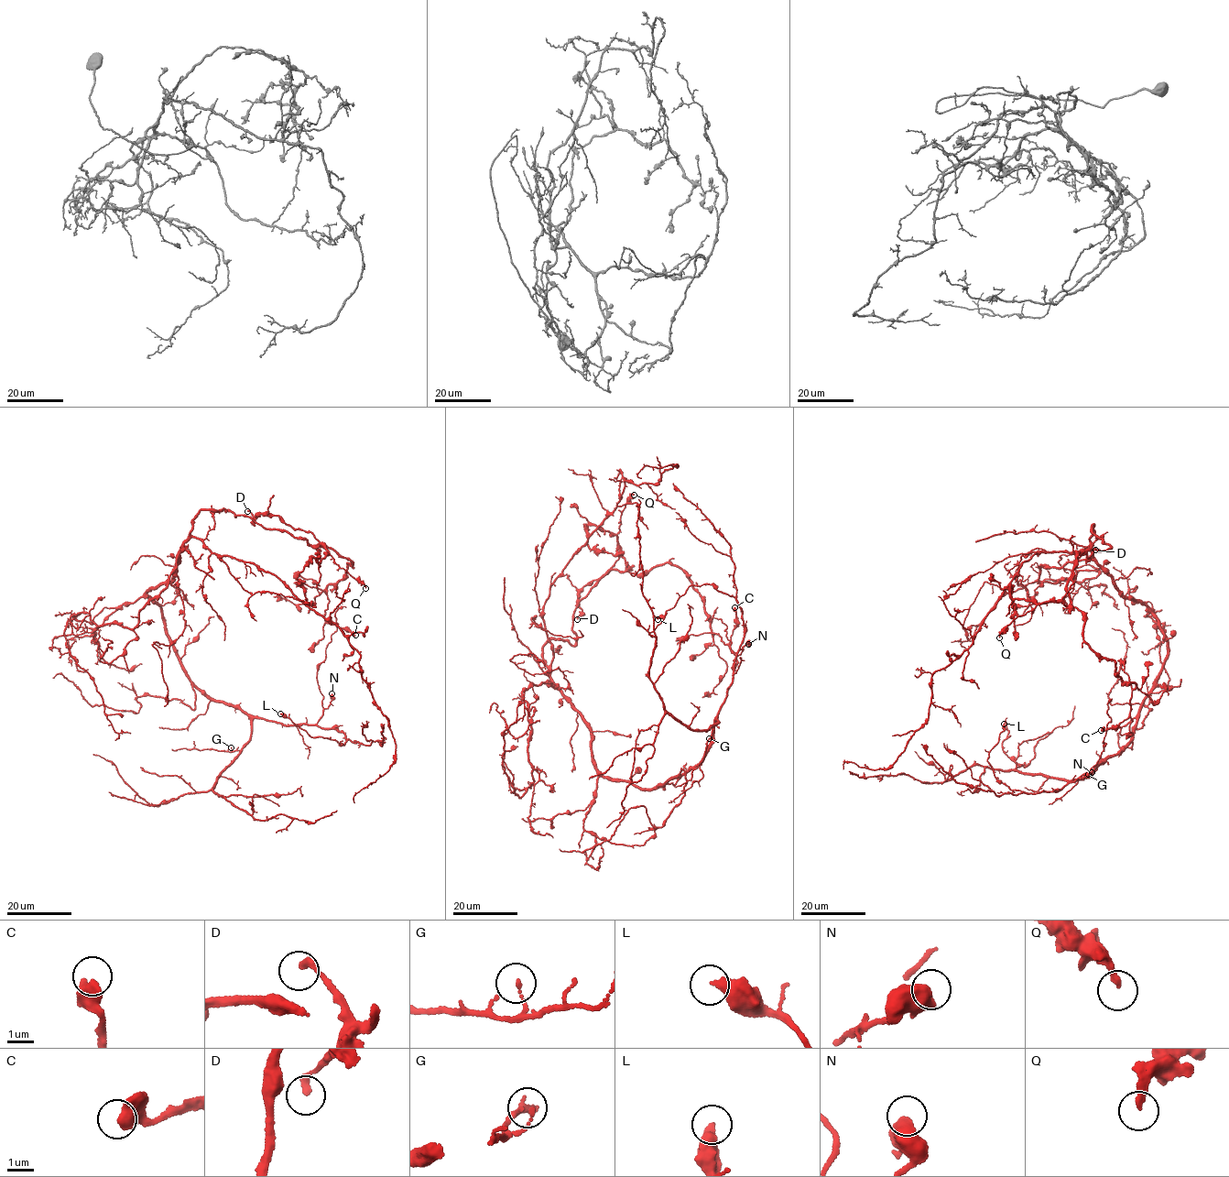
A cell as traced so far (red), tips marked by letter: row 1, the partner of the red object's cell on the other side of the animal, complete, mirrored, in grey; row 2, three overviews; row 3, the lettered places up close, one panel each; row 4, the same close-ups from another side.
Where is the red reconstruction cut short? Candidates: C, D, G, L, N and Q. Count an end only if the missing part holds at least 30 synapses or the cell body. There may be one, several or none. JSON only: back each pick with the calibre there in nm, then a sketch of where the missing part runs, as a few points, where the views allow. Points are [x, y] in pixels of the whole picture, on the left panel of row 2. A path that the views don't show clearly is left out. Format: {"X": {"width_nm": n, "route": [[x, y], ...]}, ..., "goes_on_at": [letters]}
{"goes_on_at": []}

